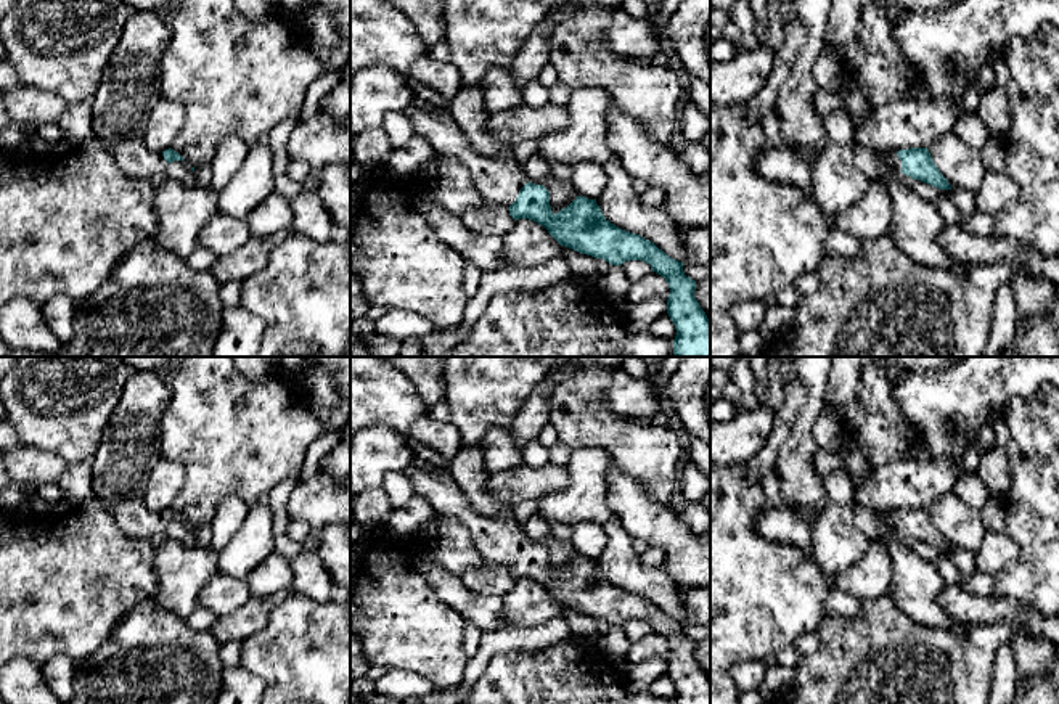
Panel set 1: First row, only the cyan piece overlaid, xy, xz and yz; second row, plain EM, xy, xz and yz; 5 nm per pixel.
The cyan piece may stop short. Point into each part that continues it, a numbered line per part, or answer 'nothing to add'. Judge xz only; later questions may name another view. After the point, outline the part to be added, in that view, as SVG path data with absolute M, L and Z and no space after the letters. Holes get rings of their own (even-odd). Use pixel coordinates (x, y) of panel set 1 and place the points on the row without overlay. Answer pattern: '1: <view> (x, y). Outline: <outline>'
1: xz (498, 540). Outline: M411 463L405 473L415 492L429 501L435 516L455 518L468 527L471 540L484 559L508 567L516 561L521 548L529 540L522 527L514 519L484 516L476 511L448 469L442 469L432 463L427 463L427 466L421 469L415 463Z

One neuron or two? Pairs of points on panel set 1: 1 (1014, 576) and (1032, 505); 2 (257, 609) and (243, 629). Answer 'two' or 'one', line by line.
1: one
2: one

